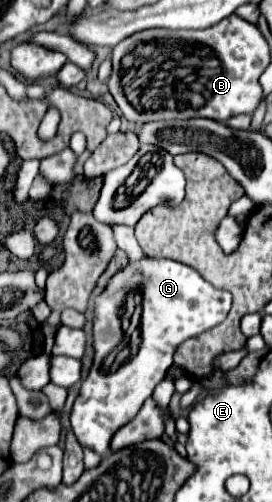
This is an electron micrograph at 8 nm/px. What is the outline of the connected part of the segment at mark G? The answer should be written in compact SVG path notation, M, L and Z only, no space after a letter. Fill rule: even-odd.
M142 258L126 264L120 272L116 272L106 284L98 306L94 306L94 358L70 412L70 424L78 442L92 448L100 456L106 456L110 452L108 448L114 432L138 414L144 400L166 376L168 368L172 366L176 348L186 338L194 338L218 326L226 318L230 304L232 296L228 292L210 286L194 268L188 268L186 264L178 264L174 260ZM134 288L142 292L142 318L138 326L140 346L134 352L134 358L122 358L122 366L106 366L106 362L110 362L106 354L110 354L110 350L114 350L114 346L122 342L122 322L118 318L118 310L126 300L126 294Z

